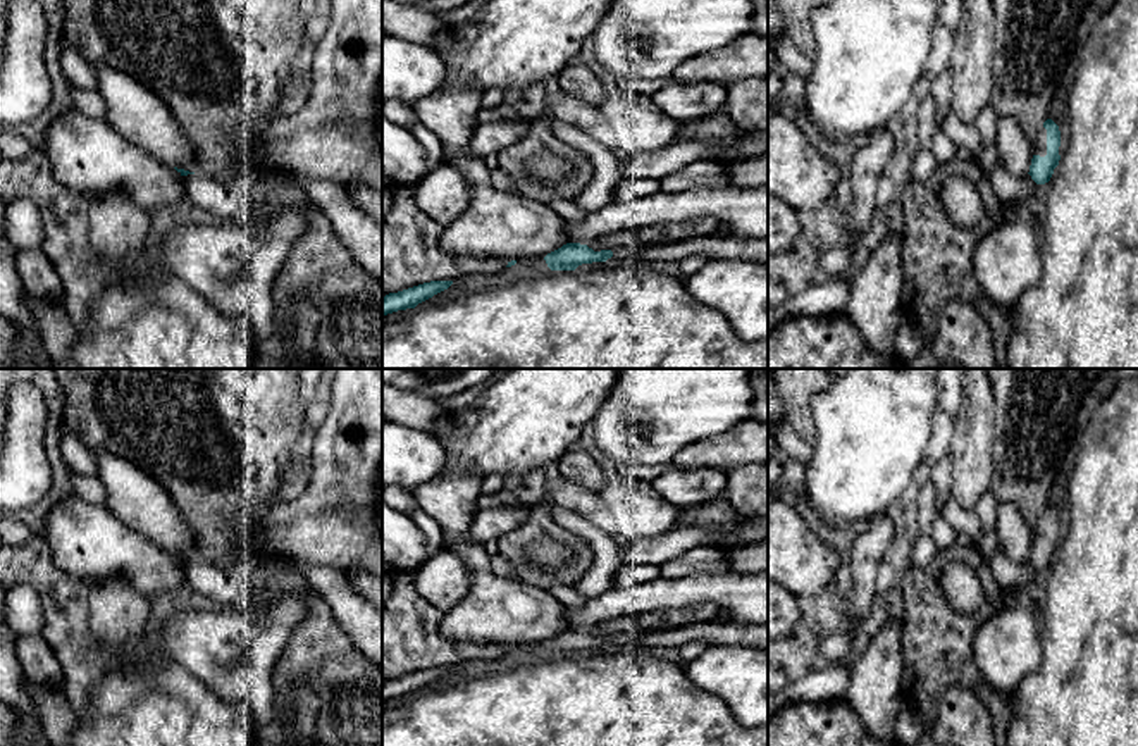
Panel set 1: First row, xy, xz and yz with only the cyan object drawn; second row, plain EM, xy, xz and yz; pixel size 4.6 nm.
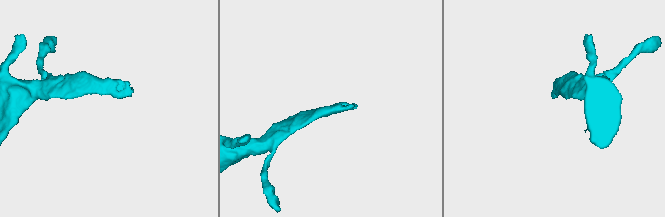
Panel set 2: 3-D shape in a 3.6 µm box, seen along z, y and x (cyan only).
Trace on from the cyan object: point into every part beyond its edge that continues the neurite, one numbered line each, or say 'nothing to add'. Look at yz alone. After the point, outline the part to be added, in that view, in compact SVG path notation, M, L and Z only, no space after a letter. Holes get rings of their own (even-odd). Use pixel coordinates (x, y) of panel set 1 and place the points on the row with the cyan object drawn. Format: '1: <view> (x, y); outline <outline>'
1: yz (1040, 143); outline M1040 127L1036 133L1036 140L1033 141L1033 155L1045 157L1047 155L1047 129Z

